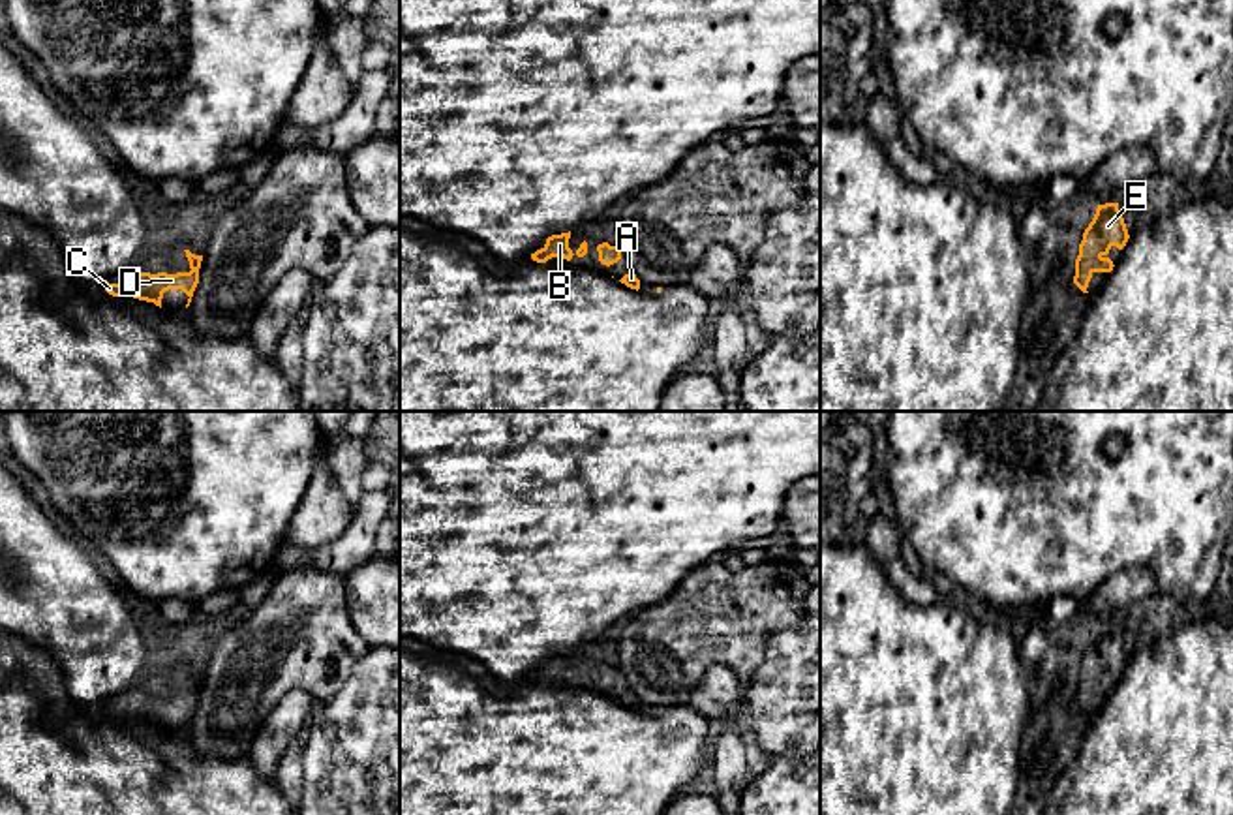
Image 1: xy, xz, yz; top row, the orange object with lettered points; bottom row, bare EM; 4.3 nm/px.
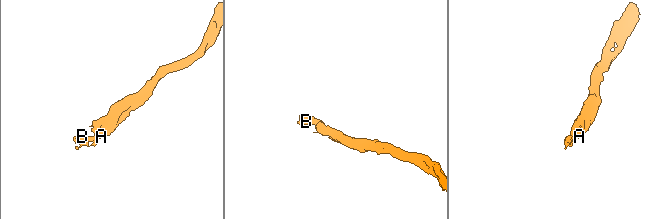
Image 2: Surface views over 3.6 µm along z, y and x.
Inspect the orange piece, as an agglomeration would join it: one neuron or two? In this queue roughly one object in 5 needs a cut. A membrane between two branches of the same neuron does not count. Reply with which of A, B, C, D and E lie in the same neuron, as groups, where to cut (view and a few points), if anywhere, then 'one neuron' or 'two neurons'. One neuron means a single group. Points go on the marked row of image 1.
A B C D E; no cut; one neuron

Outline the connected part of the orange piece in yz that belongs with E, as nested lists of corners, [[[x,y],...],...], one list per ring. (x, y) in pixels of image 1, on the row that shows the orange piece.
[[[1119,203],[1098,205],[1096,214],[1083,233],[1079,255],[1075,259],[1073,284],[1088,293],[1088,282],[1094,272],[1111,272],[1113,261],[1107,257],[1109,250],[1117,246],[1122,250],[1130,235]]]

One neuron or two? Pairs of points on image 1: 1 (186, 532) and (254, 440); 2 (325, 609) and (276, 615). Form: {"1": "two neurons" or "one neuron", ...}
{"1": "one neuron", "2": "one neuron"}

